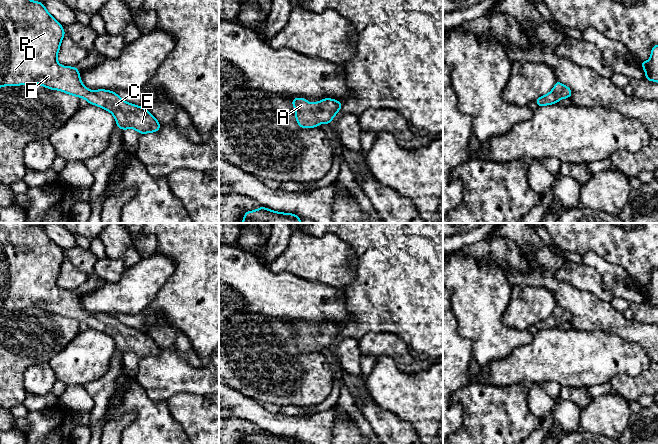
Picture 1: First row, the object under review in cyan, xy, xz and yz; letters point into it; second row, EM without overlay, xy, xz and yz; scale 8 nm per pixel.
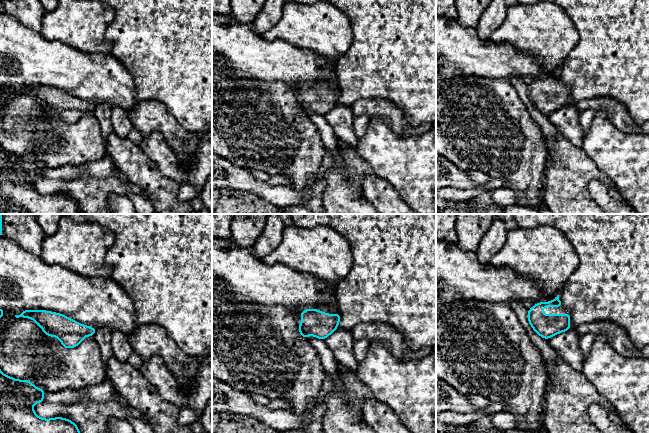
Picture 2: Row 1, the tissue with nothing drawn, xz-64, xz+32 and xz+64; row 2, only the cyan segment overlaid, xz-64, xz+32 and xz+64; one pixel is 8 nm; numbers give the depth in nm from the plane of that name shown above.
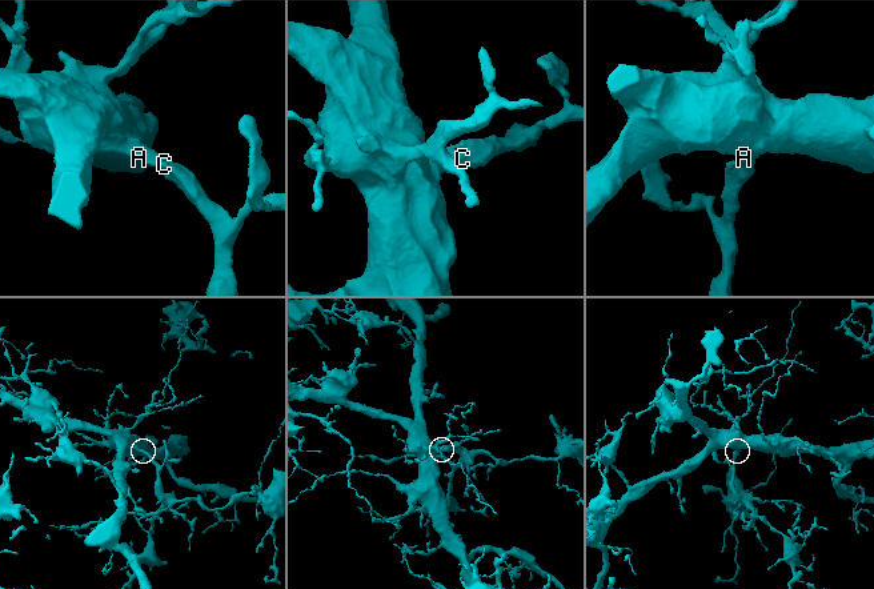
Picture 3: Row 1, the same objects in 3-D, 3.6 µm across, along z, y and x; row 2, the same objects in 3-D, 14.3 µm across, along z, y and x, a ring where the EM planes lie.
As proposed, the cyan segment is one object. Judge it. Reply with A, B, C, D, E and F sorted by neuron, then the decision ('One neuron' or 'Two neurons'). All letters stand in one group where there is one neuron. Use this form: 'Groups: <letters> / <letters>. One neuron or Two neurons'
Groups: A B C D E F. One neuron

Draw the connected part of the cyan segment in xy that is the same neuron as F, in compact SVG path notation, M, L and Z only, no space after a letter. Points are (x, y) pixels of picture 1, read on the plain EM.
M0 223L0 311L36 307L85 322L89 328L109 335L122 354L132 352L140 359L160 354L160 347L146 332L126 326L113 315L92 315L83 309L77 291L61 290L57 278L64 259L62 249L48 237L43 227L29 223Z

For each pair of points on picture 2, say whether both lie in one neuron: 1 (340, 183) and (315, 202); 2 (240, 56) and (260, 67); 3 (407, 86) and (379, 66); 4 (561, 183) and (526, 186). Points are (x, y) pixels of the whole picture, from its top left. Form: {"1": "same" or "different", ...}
{"1": "different", "2": "same", "3": "same", "4": "different"}

